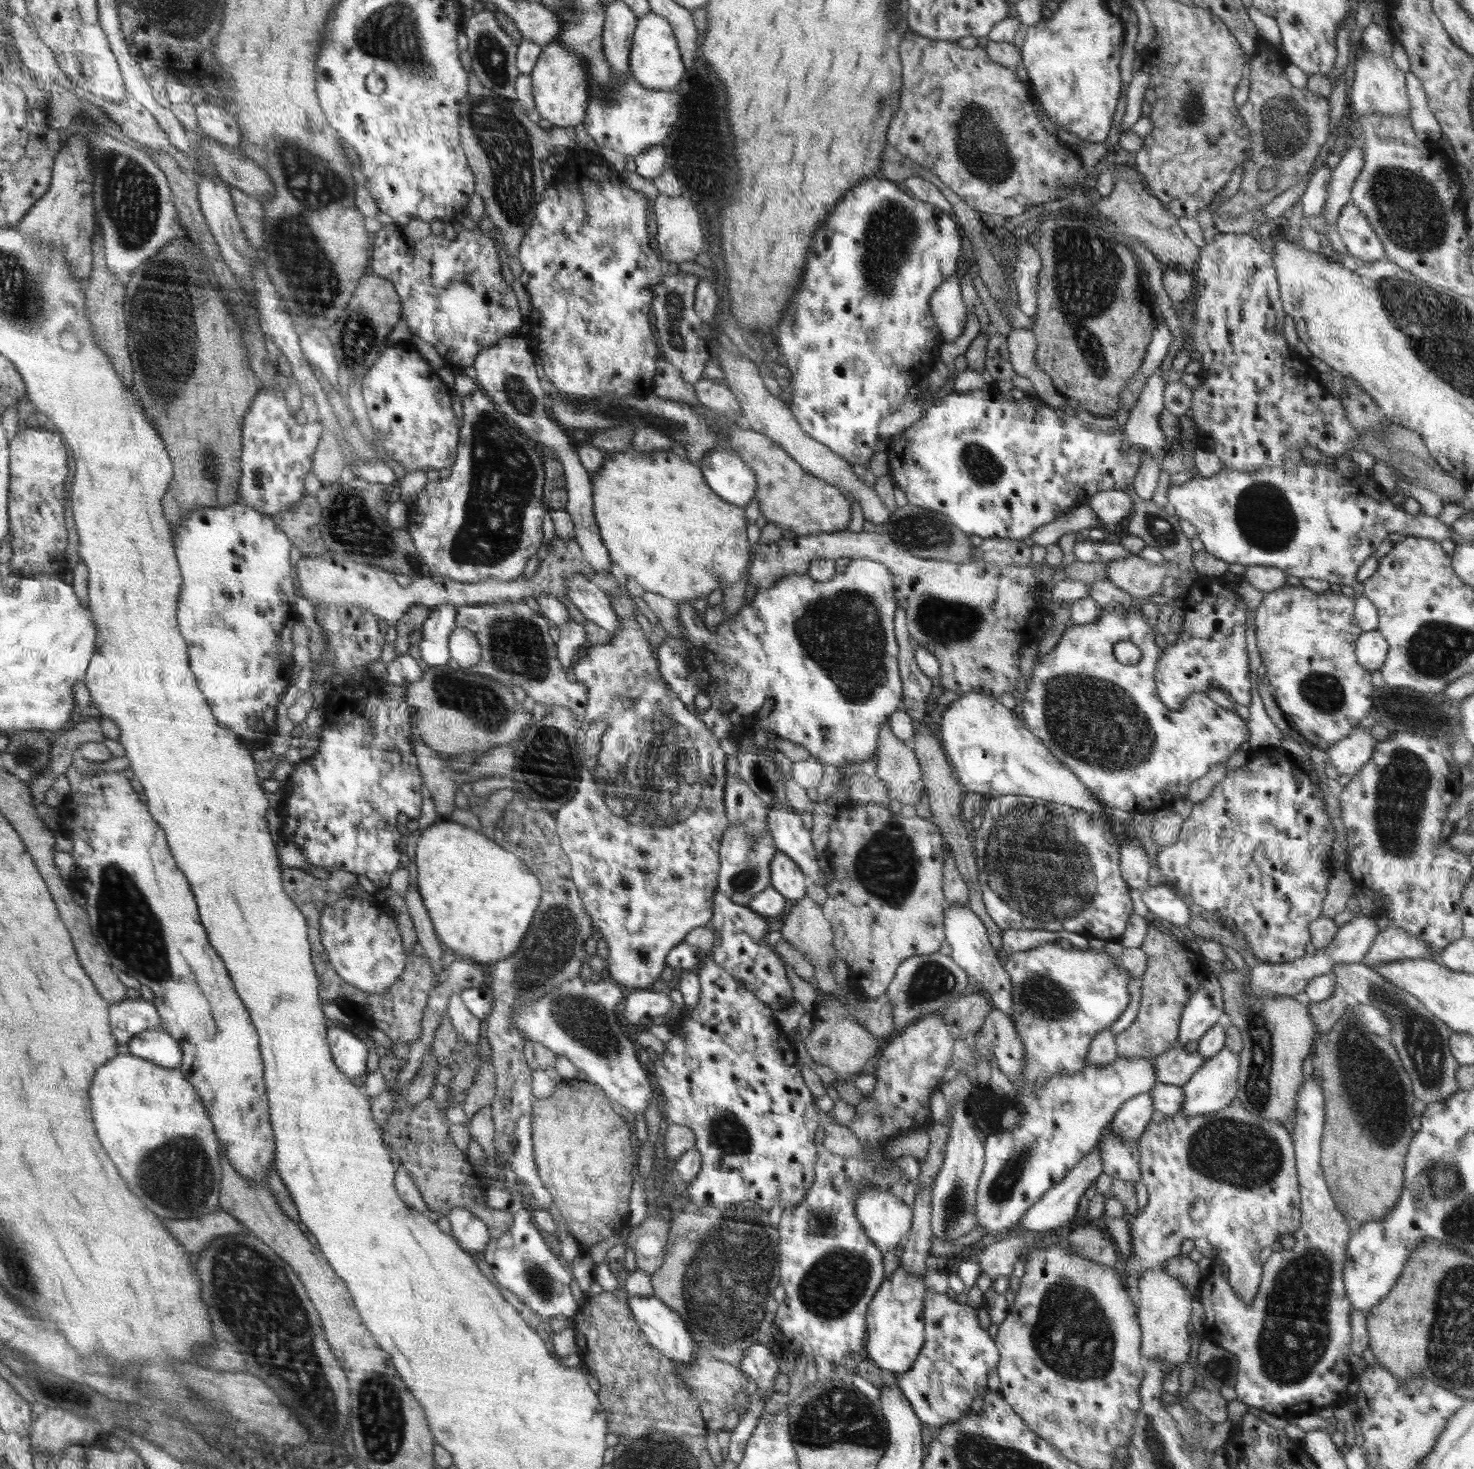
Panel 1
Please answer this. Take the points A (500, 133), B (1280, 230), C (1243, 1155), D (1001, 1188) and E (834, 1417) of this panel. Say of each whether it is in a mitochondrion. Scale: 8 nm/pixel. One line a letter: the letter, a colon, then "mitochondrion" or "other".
A: mitochondrion
B: other
C: mitochondrion
D: mitochondrion
E: mitochondrion

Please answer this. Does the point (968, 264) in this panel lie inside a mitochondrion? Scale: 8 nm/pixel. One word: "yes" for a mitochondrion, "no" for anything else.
no

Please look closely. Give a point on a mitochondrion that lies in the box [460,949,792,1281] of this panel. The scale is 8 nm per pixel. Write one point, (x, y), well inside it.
(587, 1022)

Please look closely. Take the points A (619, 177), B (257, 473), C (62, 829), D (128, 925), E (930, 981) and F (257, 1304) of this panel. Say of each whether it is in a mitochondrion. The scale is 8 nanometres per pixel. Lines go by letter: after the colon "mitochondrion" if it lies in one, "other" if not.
A: other
B: mitochondrion
C: other
D: mitochondrion
E: mitochondrion
F: mitochondrion

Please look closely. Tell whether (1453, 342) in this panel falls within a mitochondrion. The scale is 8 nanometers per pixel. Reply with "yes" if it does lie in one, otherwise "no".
yes

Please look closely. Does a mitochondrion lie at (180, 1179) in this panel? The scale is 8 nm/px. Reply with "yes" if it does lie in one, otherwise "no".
yes

